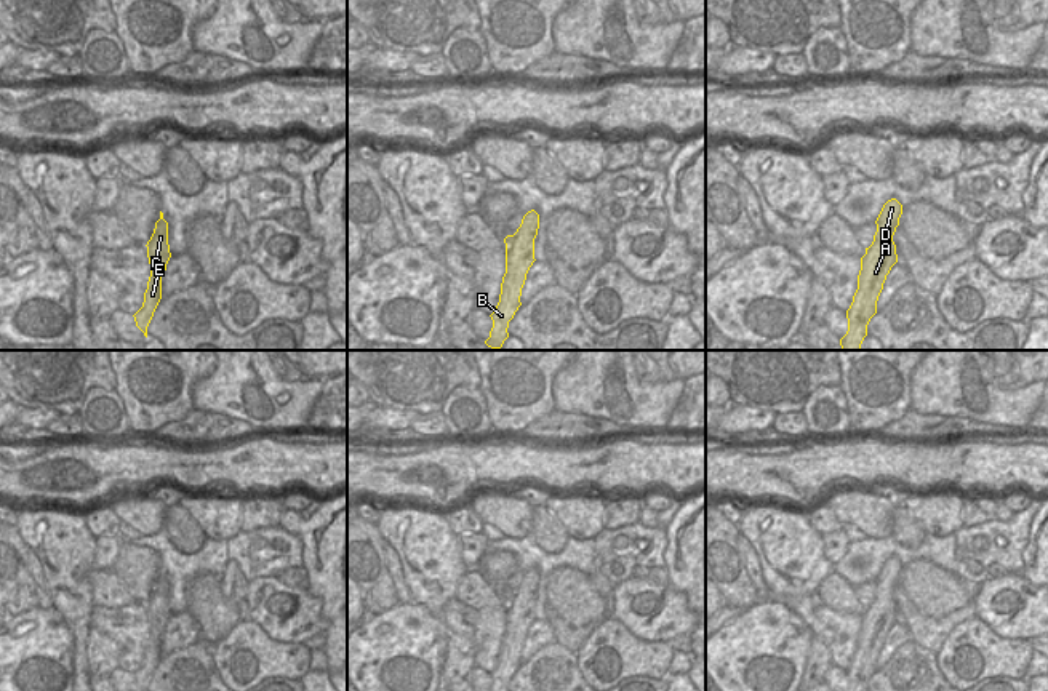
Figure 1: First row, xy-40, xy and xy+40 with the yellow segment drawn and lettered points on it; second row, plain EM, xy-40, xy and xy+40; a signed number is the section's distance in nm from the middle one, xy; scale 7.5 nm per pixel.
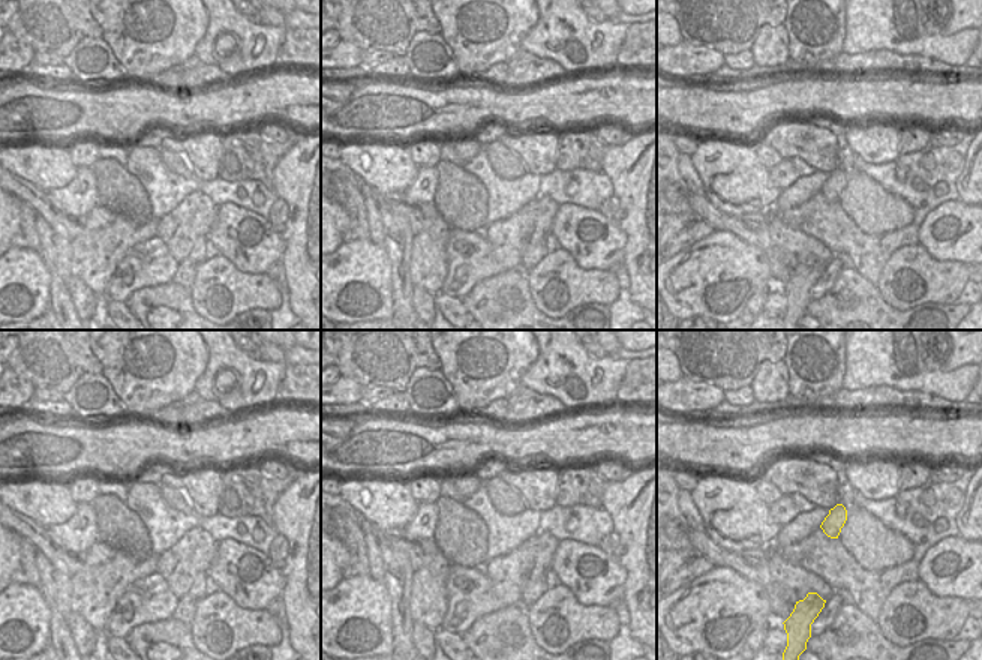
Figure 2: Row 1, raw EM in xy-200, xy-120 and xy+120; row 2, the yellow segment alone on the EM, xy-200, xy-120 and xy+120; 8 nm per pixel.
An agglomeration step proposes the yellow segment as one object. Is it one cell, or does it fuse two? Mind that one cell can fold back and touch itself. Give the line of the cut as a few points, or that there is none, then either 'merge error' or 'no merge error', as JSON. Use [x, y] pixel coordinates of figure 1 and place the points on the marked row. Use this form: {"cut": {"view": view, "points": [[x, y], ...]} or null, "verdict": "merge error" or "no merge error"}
{"cut": null, "verdict": "no merge error"}

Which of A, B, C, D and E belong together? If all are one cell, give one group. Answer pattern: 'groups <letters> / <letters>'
groups A B C D E

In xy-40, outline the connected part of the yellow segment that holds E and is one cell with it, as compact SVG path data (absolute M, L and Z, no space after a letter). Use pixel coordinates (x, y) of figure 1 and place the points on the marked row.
M160 211L160 219L155 222L154 234L146 246L147 246L147 258L150 264L150 277L147 282L147 290L144 293L142 307L133 317L136 326L147 338L147 326L162 299L162 277L171 258L170 245L168 245L168 222L163 219L162 211Z

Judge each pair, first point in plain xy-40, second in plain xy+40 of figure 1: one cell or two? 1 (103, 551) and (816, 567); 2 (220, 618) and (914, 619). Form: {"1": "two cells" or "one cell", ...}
{"1": "two cells", "2": "two cells"}

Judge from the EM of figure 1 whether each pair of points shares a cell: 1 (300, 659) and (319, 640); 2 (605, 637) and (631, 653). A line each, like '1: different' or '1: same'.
1: different
2: same

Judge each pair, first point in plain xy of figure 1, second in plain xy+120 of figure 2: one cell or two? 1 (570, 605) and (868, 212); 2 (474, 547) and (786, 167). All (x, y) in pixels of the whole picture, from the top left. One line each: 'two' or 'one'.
1: one
2: one

